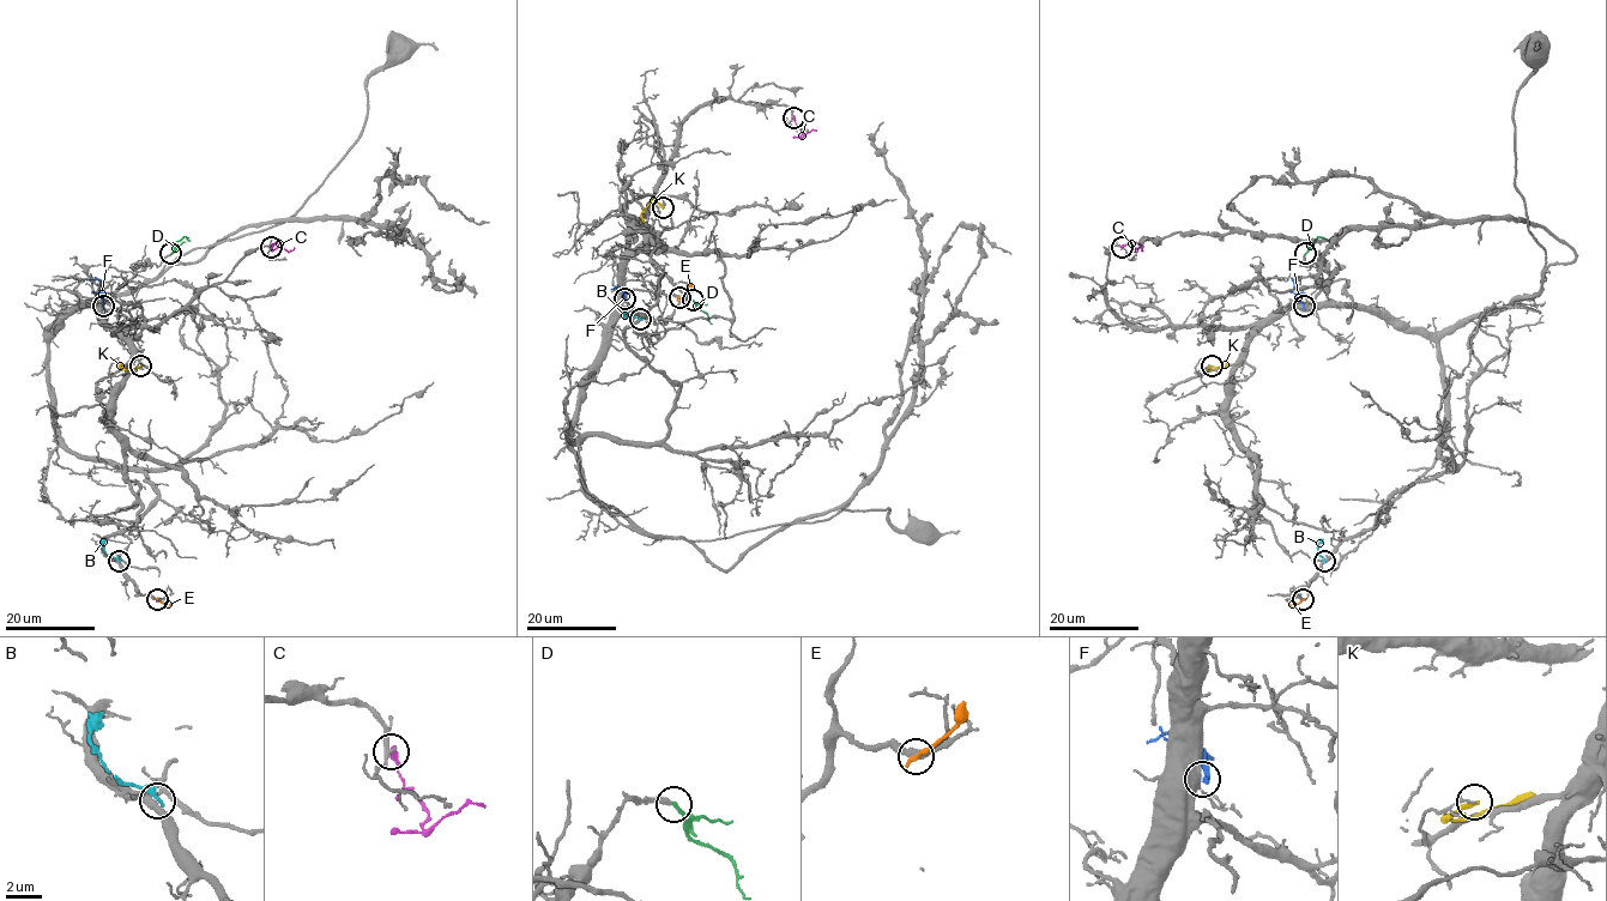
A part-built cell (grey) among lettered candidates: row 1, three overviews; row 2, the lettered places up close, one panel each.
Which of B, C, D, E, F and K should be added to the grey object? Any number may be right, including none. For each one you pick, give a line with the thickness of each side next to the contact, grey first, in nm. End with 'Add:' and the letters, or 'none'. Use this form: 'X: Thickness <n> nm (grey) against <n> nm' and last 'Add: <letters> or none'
D: Thickness 280 nm (grey) against 240 nm
Add: D

